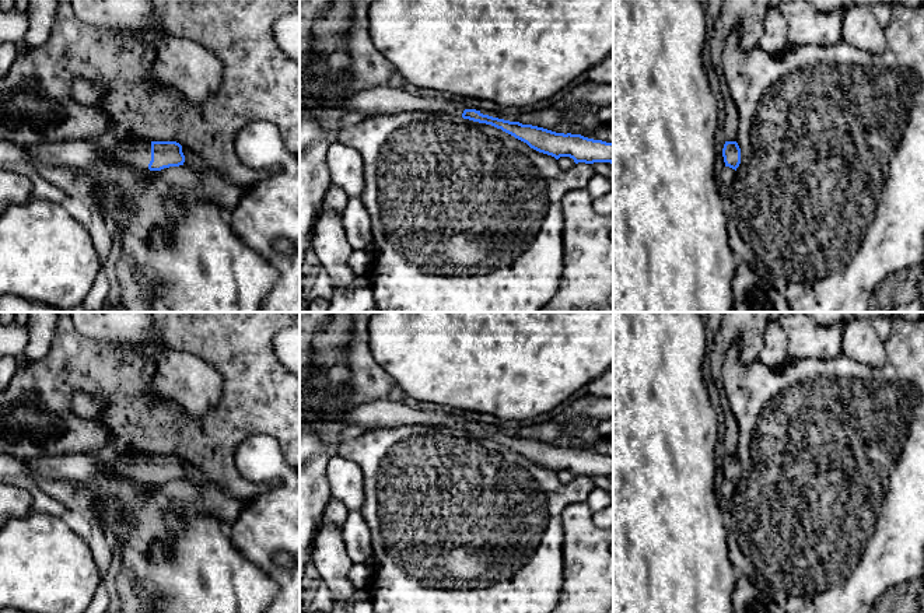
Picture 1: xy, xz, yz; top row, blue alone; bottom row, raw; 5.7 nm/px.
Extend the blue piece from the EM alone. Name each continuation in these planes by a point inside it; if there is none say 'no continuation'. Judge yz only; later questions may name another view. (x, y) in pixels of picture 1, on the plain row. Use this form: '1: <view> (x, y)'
no continuation

